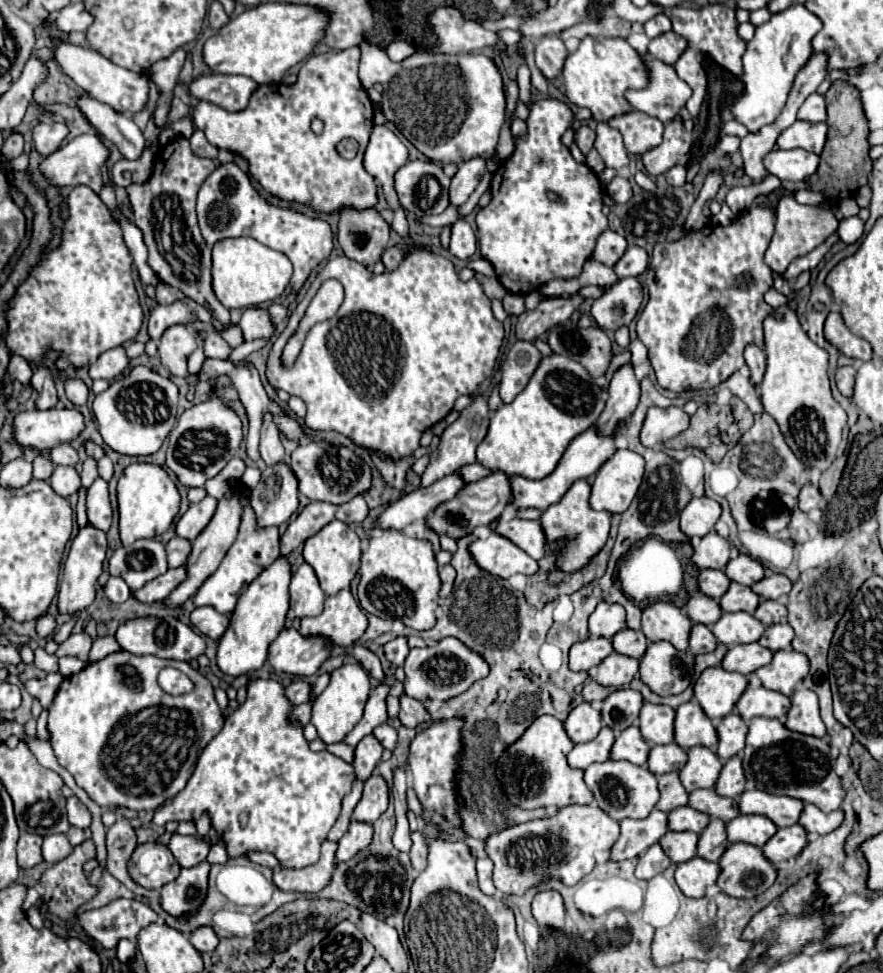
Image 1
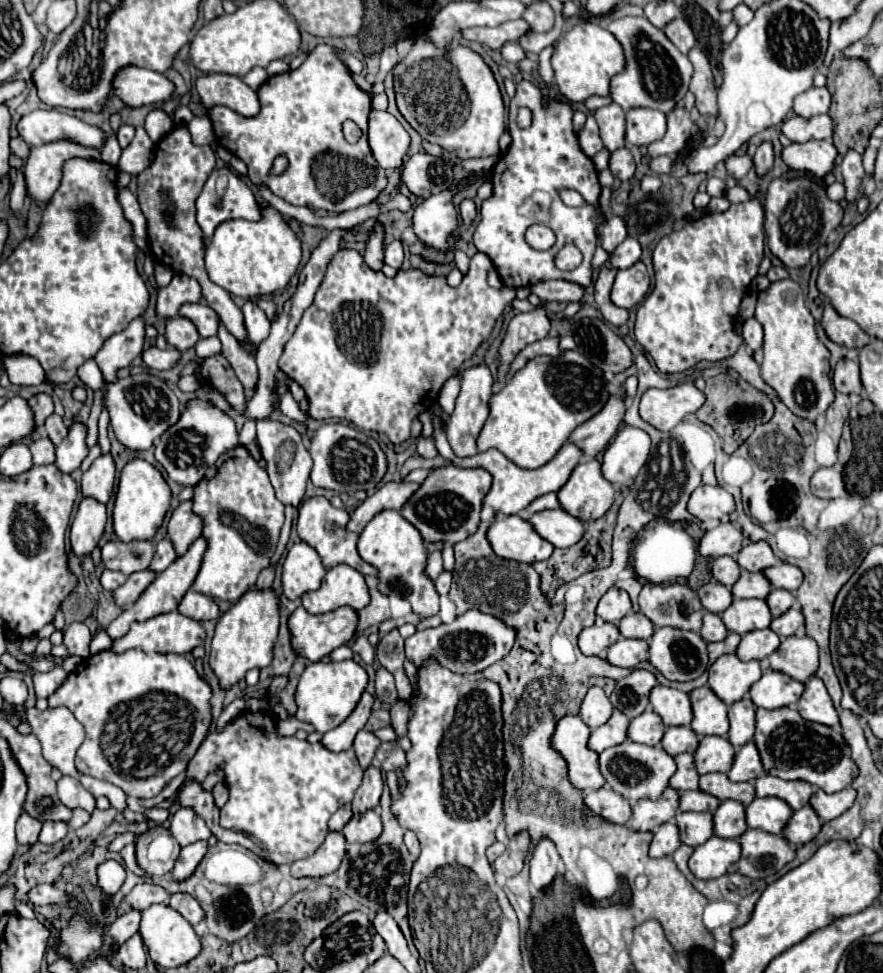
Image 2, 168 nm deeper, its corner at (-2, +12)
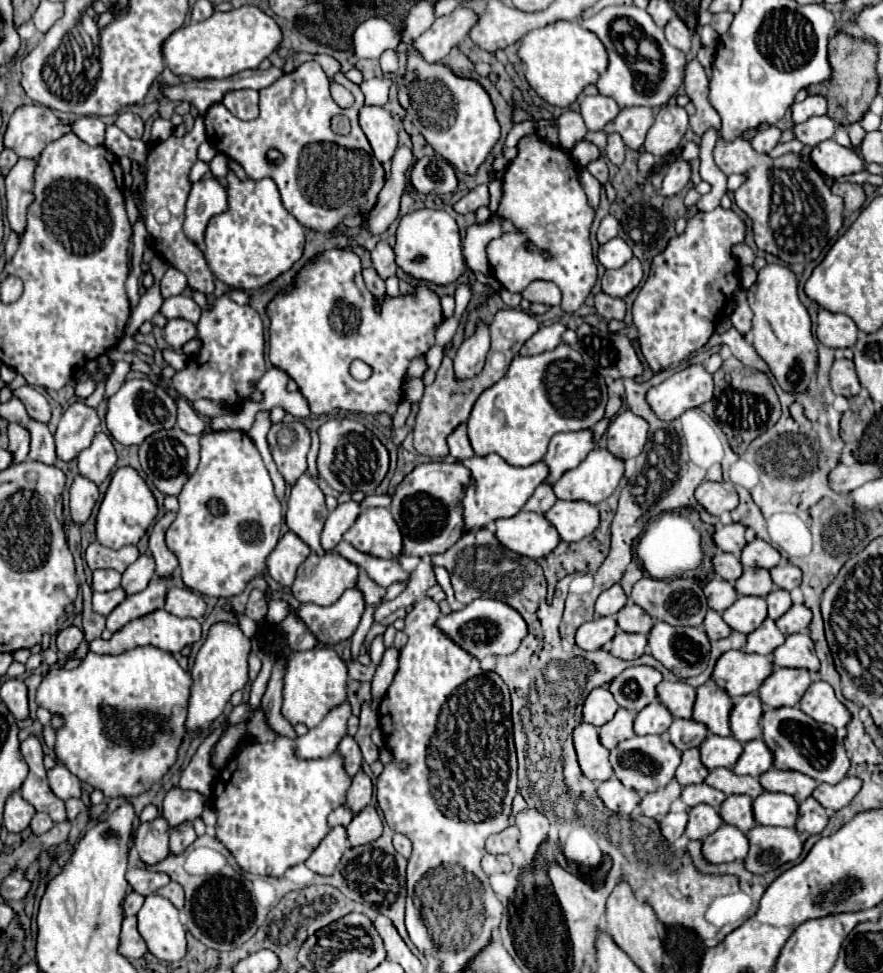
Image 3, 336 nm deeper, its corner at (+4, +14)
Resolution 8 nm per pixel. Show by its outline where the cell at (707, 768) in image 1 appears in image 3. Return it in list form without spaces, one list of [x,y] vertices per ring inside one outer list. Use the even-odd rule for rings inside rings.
[[[709,734],[699,746],[699,750],[701,750],[701,762],[705,764],[705,768],[713,770],[713,768],[731,768],[741,756],[743,746],[733,736],[723,738],[723,736]]]

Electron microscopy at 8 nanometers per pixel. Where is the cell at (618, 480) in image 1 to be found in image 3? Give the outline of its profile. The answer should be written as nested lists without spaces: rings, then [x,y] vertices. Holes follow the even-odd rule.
[[[631,410],[619,412],[607,430],[607,450],[619,460],[635,458],[647,442],[647,422]]]

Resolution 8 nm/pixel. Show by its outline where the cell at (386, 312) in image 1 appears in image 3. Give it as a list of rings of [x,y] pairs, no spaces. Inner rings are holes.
[[[349,248],[345,250],[325,250],[319,254],[315,264],[305,264],[295,276],[299,288],[291,294],[279,294],[269,306],[267,314],[271,320],[269,328],[269,360],[273,366],[285,370],[299,386],[301,394],[307,398],[311,414],[329,414],[331,410],[347,410],[359,414],[387,414],[395,416],[397,406],[403,400],[403,384],[407,378],[407,368],[411,360],[425,356],[427,350],[435,344],[435,332],[443,322],[443,308],[439,296],[429,286],[417,286],[411,294],[389,296],[381,300],[377,310],[377,300],[365,288],[361,276],[361,262],[357,254]],[[359,358],[373,368],[373,374],[365,382],[357,382],[349,366]]]

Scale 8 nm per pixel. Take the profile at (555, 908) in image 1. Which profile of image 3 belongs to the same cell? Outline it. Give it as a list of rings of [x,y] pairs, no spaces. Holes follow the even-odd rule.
[[[529,808],[517,816],[515,826],[519,828],[519,848],[527,860],[527,866],[533,866],[539,846],[549,836],[549,820],[537,810]]]

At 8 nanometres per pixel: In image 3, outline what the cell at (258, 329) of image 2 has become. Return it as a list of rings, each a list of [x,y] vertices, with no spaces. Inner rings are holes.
[[[221,296],[215,300],[213,310],[201,314],[197,330],[203,342],[201,352],[197,356],[197,362],[201,366],[187,366],[185,370],[173,376],[171,384],[177,390],[177,394],[187,398],[189,402],[209,398],[231,406],[247,398],[259,400],[261,394],[257,392],[255,382],[267,370],[263,360],[265,340],[261,316],[251,306],[239,306],[229,296]]]

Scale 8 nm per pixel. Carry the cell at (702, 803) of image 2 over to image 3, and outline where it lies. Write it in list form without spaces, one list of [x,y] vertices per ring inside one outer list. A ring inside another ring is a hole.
[[[691,784],[691,786],[685,786],[683,792],[681,792],[681,800],[693,808],[697,804],[709,804],[713,808],[719,808],[725,800],[725,794],[707,786],[707,784]]]

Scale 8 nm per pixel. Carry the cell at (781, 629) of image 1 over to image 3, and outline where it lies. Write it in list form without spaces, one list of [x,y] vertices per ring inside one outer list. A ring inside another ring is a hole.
[[[795,604],[795,606],[791,606],[781,618],[777,618],[775,624],[777,624],[777,628],[779,628],[785,636],[789,636],[789,634],[795,634],[795,632],[803,632],[803,630],[809,626],[811,616],[813,616],[813,614],[811,614],[811,610],[809,610],[807,606]]]

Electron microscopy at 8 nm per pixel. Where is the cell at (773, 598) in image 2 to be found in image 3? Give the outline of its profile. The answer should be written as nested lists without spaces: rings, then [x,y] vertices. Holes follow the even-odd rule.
[[[775,588],[773,592],[769,592],[765,596],[765,600],[767,600],[767,606],[769,606],[769,618],[773,618],[773,620],[783,616],[791,608],[791,598],[789,598],[787,590]]]

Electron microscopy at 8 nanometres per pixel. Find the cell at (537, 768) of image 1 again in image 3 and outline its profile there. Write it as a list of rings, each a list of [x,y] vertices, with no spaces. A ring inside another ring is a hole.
[[[579,722],[573,730],[573,744],[579,758],[581,772],[591,782],[605,782],[613,772],[609,764],[609,750],[601,746],[597,728],[587,722]]]

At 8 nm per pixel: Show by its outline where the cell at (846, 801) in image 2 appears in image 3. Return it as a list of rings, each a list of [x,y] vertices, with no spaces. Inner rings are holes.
[[[845,778],[841,780],[839,784],[817,784],[817,788],[813,790],[813,798],[829,812],[837,812],[841,808],[845,808],[853,798],[855,794],[859,792],[861,788],[861,780],[859,778]]]

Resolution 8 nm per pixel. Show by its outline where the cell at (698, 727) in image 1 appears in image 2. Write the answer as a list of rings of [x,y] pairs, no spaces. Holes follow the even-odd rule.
[[[695,688],[691,692],[693,702],[693,722],[691,728],[699,738],[715,734],[715,736],[727,736],[729,722],[727,722],[727,704],[717,698],[717,694],[709,688]]]

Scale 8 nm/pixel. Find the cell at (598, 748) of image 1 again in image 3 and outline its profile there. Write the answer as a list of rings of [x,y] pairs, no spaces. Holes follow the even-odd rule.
[[[619,708],[613,716],[613,720],[609,720],[607,724],[603,724],[599,728],[599,740],[605,748],[615,748],[619,742],[627,740],[627,738],[633,738],[635,732],[633,732],[633,718],[635,714],[627,712],[625,708]]]

